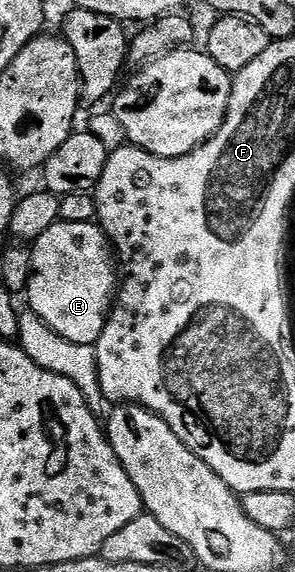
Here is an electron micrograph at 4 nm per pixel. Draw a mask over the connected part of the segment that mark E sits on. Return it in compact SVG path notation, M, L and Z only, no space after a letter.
M57 221L42 237L34 240L30 247L32 253L32 272L26 288L27 306L54 333L66 337L66 341L74 341L78 345L91 347L102 337L104 322L108 320L108 312L112 309L114 296L118 290L118 267L114 262L112 244L104 235L104 230L95 222L66 223Z

